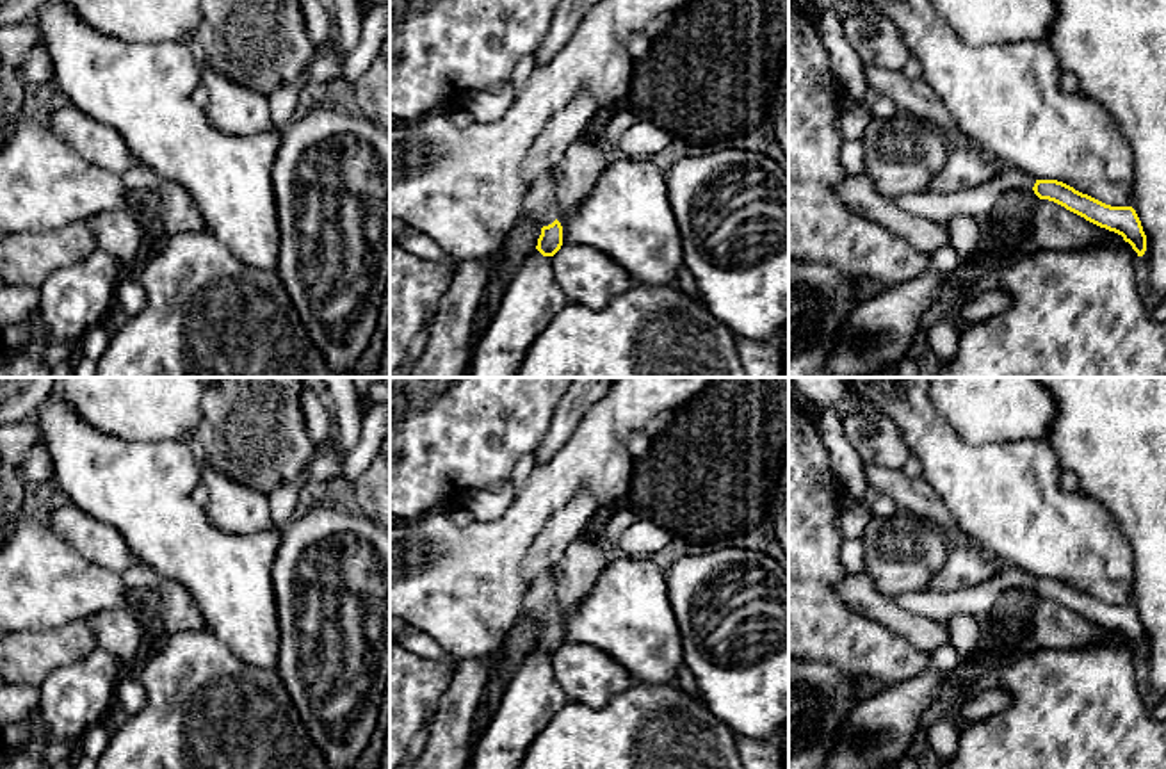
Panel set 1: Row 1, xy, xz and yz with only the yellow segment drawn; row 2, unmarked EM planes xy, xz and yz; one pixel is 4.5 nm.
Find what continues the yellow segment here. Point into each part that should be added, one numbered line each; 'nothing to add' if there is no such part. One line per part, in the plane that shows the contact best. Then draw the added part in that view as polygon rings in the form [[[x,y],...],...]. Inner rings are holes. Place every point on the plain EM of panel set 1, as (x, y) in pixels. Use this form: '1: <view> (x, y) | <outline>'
1: xz (540, 604) | [[[554,568],[529,586],[522,602],[522,616],[530,618],[532,621],[538,621],[541,625],[548,625],[559,614],[561,607],[555,598],[555,568]]]

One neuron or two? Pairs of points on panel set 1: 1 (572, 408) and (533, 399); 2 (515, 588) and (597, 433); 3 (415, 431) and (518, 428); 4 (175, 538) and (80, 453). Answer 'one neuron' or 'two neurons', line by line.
1: two neurons
2: one neuron
3: one neuron
4: one neuron

